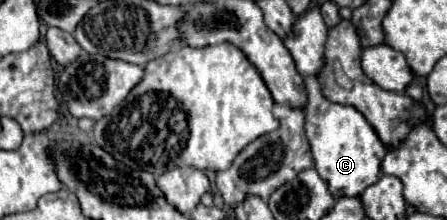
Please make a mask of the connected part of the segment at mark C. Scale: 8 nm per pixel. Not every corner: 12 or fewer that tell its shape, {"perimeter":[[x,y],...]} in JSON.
{"perimeter":[[315,75],[305,131],[335,199],[379,179],[385,147],[355,111],[325,99]]}

